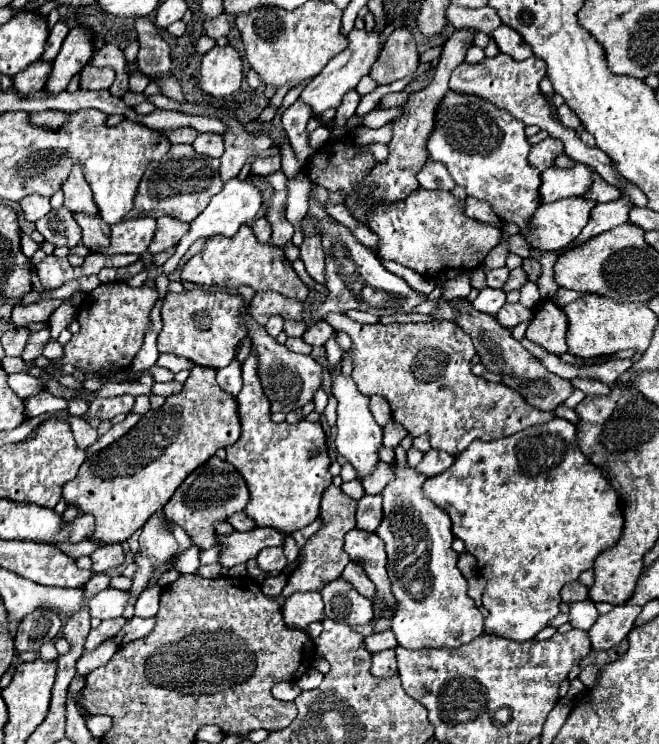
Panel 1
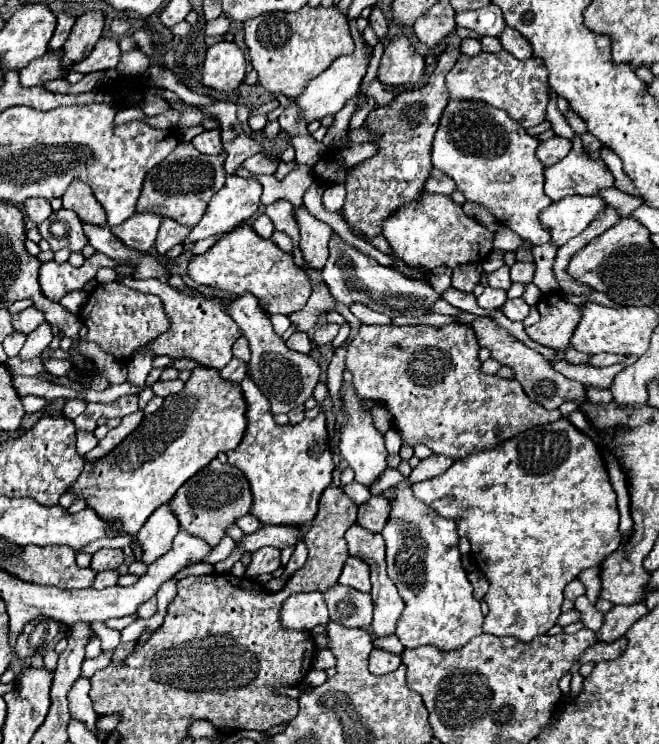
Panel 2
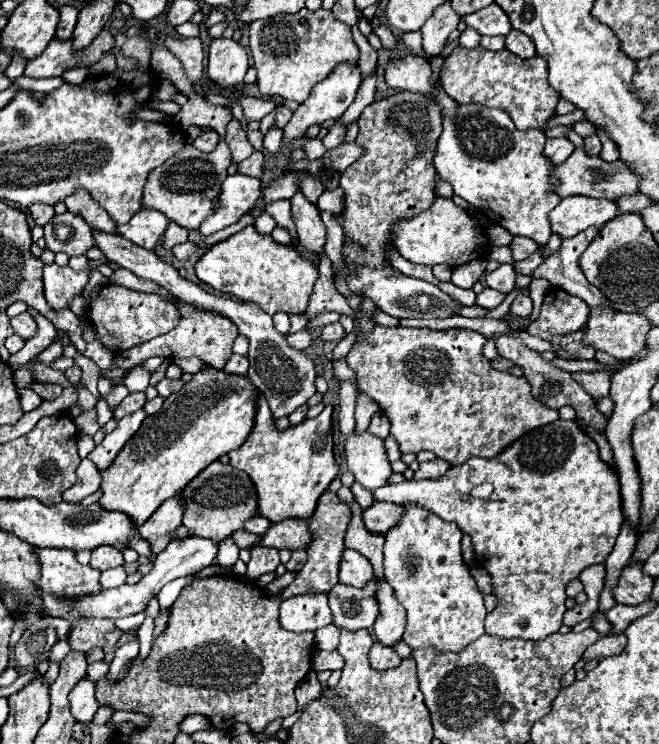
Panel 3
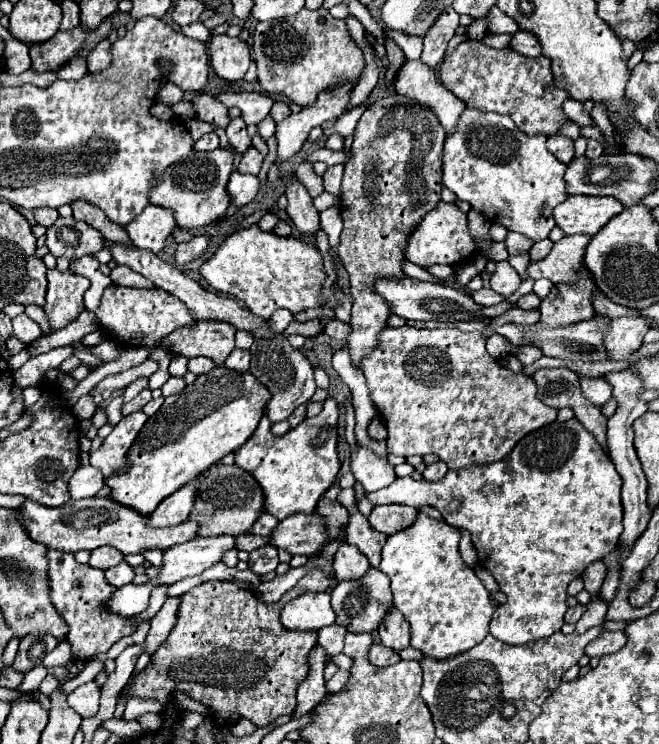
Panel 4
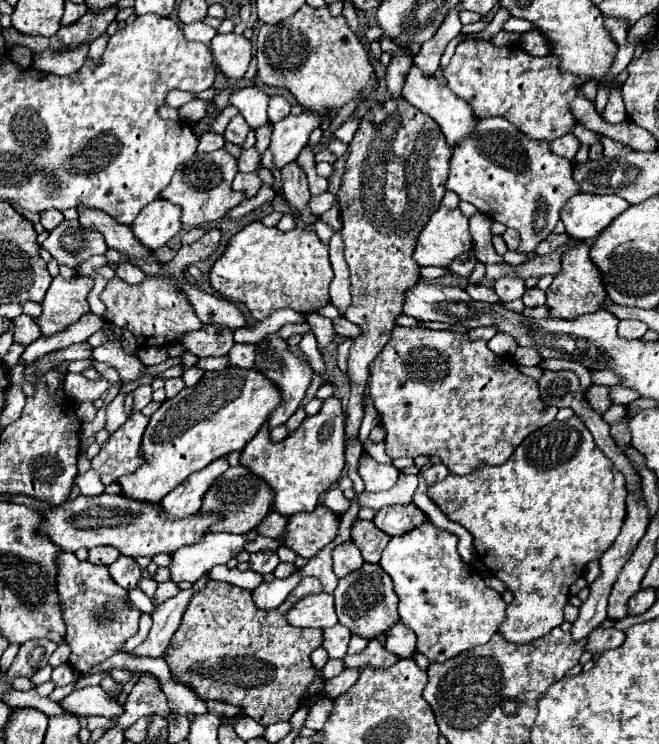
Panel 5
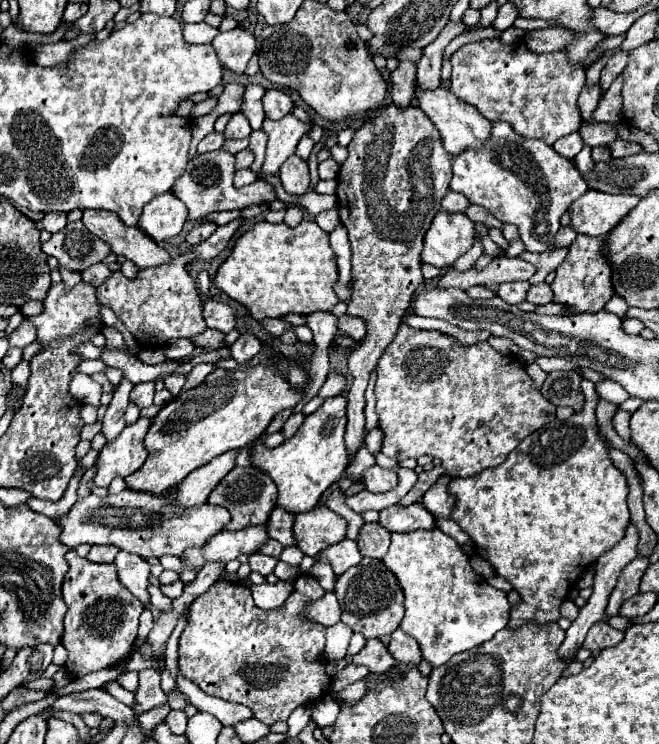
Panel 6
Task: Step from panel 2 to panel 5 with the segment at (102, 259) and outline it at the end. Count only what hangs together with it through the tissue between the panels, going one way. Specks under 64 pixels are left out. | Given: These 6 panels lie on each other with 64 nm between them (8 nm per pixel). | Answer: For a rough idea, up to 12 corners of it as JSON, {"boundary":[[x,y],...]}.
{"boundary":[[54,276],[36,324],[42,334],[62,332],[90,308],[94,280]]}

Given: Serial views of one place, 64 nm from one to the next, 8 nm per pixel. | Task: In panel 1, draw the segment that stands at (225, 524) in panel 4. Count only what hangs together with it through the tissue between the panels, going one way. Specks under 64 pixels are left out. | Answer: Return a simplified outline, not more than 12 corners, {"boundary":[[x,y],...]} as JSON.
{"boundary":[[212,456],[162,512],[200,550],[214,522],[242,512],[250,492],[232,464]]}

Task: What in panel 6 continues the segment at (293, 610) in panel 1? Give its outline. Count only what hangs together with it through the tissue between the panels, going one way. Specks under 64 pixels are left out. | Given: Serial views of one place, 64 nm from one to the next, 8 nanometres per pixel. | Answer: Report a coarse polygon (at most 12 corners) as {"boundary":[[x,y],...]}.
{"boundary":[[332,592],[306,604],[304,620],[325,627],[339,622],[340,604]]}

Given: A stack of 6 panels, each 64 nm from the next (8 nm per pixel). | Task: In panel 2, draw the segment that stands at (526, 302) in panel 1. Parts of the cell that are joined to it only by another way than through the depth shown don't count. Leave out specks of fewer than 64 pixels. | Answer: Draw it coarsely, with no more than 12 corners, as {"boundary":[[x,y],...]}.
{"boundary":[[533,282],[526,285],[522,298],[529,306],[542,294]]}

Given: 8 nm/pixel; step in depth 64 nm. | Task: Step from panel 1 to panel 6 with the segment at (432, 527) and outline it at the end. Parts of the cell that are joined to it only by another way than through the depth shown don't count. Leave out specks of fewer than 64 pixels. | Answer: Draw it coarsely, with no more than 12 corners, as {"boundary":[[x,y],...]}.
{"boundary":[[442,530],[392,536],[400,628],[432,666],[506,628],[506,594]]}

